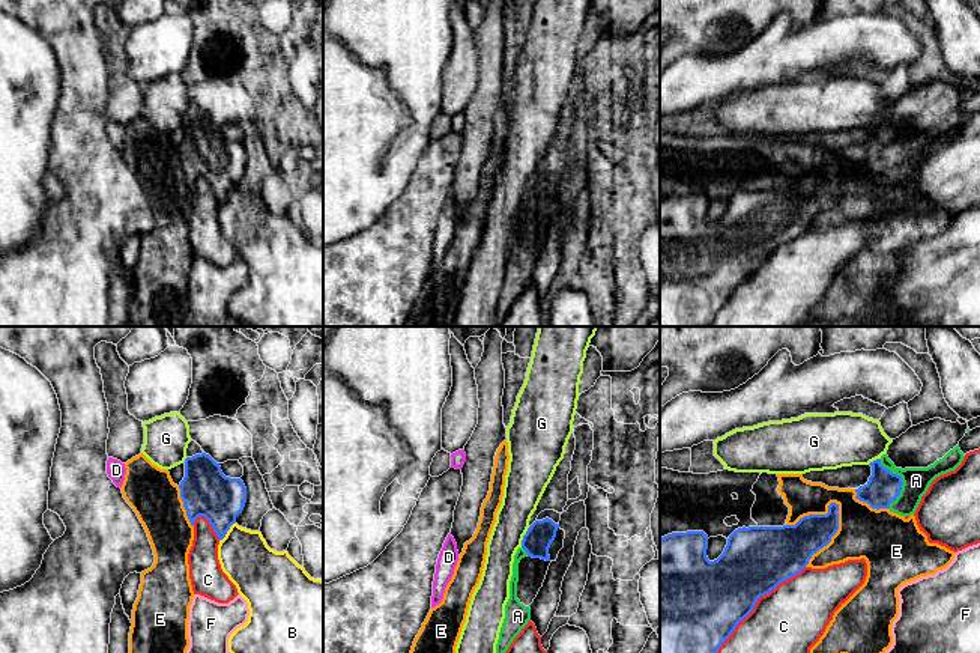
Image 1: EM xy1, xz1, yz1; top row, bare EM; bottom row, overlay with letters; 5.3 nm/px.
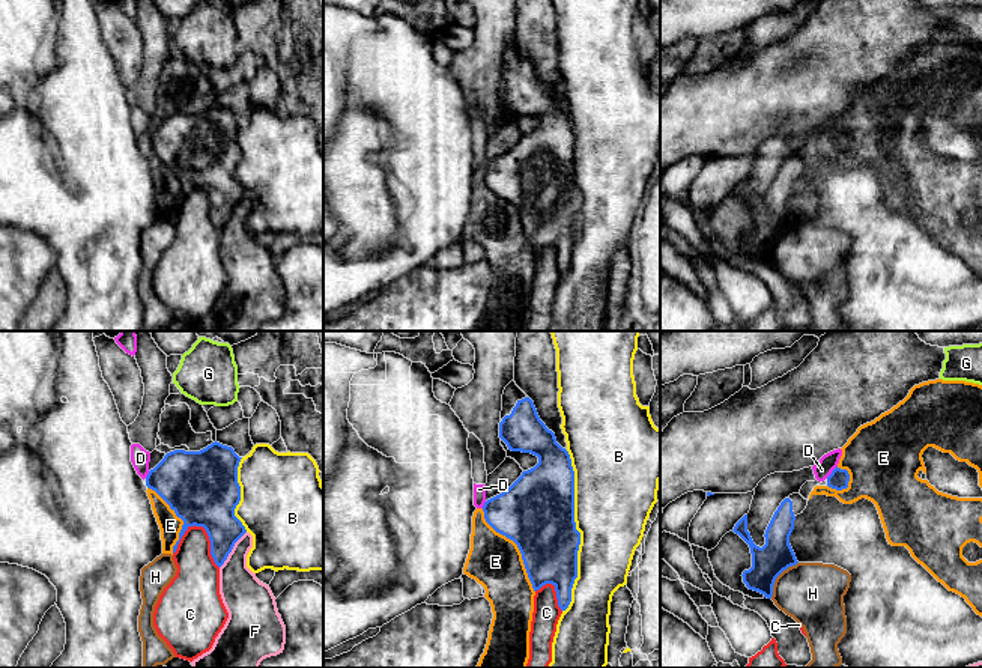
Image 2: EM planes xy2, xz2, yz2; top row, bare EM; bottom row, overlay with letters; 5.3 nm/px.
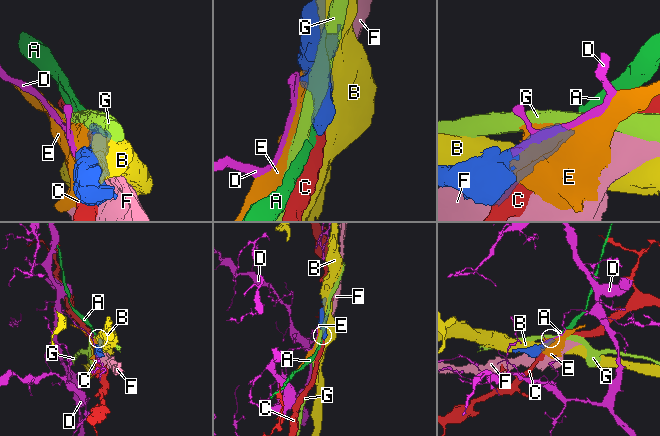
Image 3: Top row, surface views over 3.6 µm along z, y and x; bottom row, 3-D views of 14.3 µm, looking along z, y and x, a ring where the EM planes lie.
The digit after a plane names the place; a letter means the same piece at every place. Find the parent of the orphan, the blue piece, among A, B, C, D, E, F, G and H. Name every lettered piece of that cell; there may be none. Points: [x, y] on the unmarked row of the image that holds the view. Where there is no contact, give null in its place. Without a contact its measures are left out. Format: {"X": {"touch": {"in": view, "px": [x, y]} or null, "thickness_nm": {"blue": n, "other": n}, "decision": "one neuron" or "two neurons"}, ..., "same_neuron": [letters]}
{"A": {"touch": {"in": "yz1", "px": [901, 143]}, "thickness_nm": {"blue": 180, "other": 140}, "decision": "one neuron"}, "B": {"touch": {"in": "xz2", "px": [578, 194]}, "thickness_nm": {"blue": 400, "other": 420}, "decision": "two neurons"}, "C": {"touch": {"in": "yz1", "px": [753, 270]}, "thickness_nm": {"blue": 400, "other": 420}, "decision": "two neurons"}, "D": {"touch": {"in": "yz2", "px": [832, 134]}, "thickness_nm": {"blue": 100, "other": 90}, "decision": "two neurons"}, "E": {"touch": {"in": "yz1", "px": [833, 197]}, "thickness_nm": {"blue": 240, "other": 280}, "decision": "two neurons"}, "F": {"touch": {"in": "xy2", "px": [232, 211]}, "thickness_nm": {"blue": 240, "other": 220}, "decision": "two neurons"}, "G": {"touch": {"in": "xz1", "px": [523, 200]}, "thickness_nm": {"blue": 150, "other": 200}, "decision": "two neurons"}, "H": {"touch": {"in": "yz2", "px": [776, 239]}, "thickness_nm": {"blue": 180, "other": 340}, "decision": "two neurons"}, "same_neuron": ["A"]}

